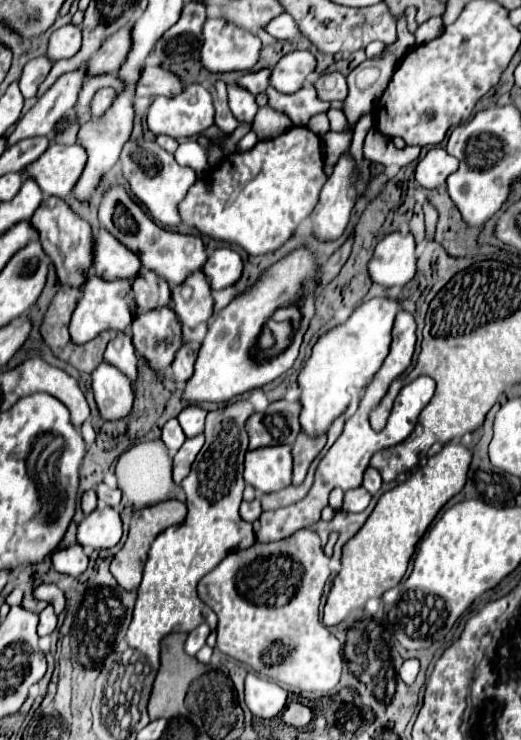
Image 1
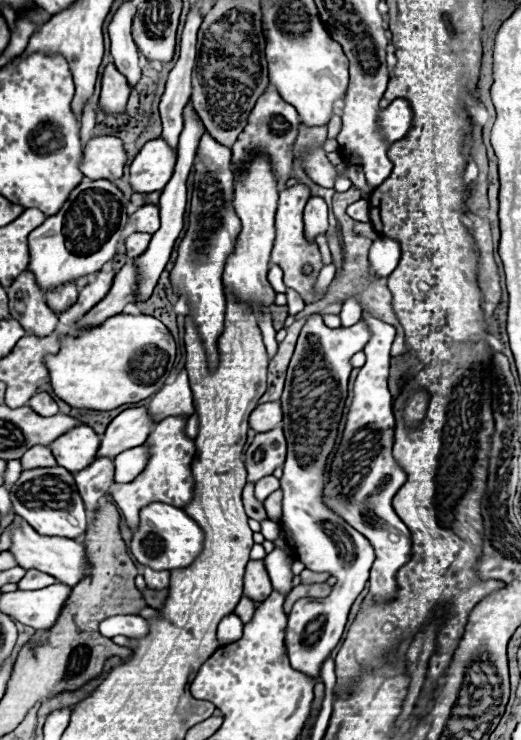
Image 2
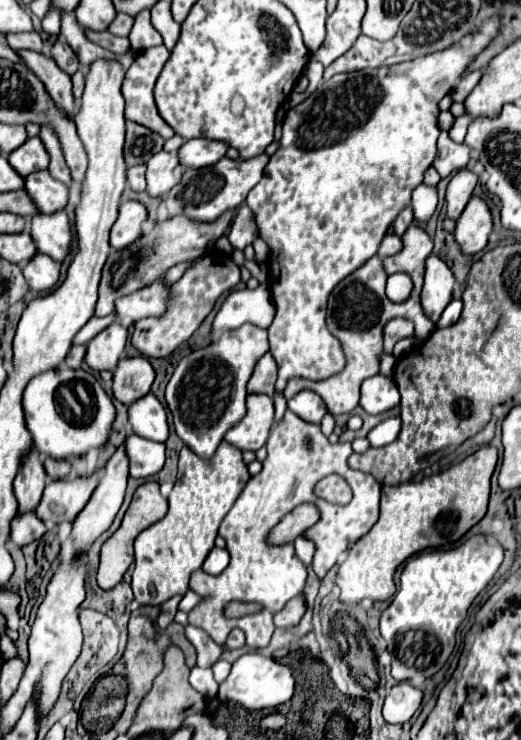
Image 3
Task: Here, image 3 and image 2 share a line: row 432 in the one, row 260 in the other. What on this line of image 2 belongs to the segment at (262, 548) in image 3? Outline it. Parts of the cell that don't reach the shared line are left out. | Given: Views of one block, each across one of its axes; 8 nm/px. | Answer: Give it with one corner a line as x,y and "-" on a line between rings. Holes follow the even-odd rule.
296,184
296,186
280,192
278,210
276,210
276,242
274,242
274,248
272,248
270,264
280,266
284,270
284,284
286,284
286,288
296,290
306,304
312,304
312,302
318,302
322,298
320,294
314,292
314,284
316,284
316,278
318,278
324,262
322,262
322,256
318,252
316,242
310,242
304,236
302,212
304,212
304,206
306,206
308,198
310,198
310,190
304,184
-
304,264
312,264
314,272
310,276
302,274
302,266

